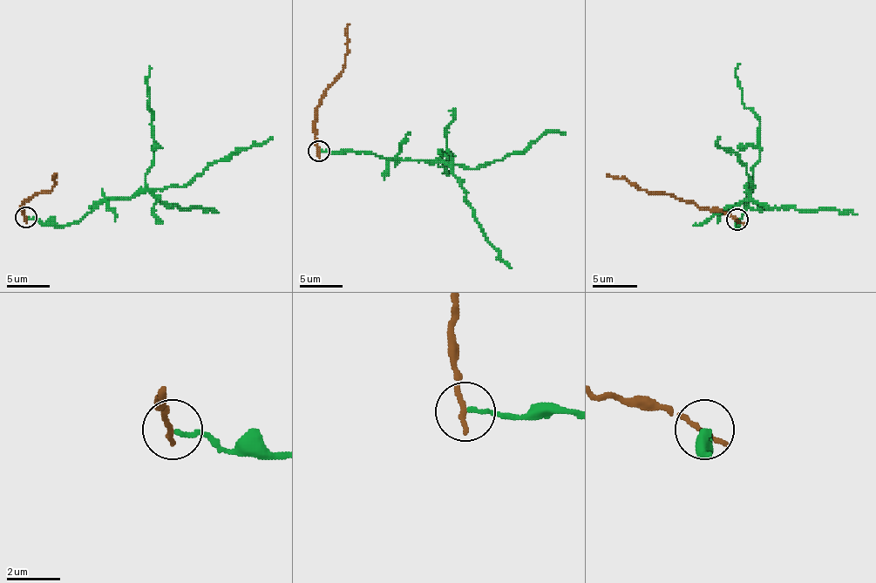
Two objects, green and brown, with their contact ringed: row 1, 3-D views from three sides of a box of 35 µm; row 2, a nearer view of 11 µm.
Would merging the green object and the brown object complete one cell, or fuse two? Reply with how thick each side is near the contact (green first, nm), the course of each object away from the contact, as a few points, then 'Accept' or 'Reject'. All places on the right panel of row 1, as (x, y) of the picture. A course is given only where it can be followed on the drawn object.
Thickness 170 nm (green) against 240 nm. Course of green: (737, 219), (737, 227), (746, 194), (755, 187), (739, 159), (717, 143), (717, 137). Course of brown: (737, 219), (673, 196), (638, 190), (624, 179), (607, 174). Reject

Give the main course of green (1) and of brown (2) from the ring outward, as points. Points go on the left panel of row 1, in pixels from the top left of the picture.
1: (26, 216), (78, 223), (106, 199), (130, 199), (139, 193), (186, 186), (209, 165), (272, 137)
2: (26, 216), (22, 204), (33, 195), (50, 191), (57, 173)

